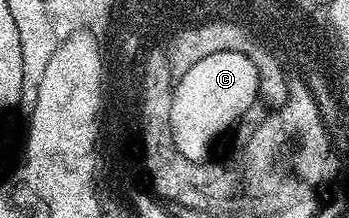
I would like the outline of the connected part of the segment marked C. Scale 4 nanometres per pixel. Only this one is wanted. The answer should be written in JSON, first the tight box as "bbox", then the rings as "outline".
{"bbox":[171,52,259,164],"outline":[[[214,52],[206,56],[176,83],[172,101],[171,131],[174,134],[174,150],[184,153],[186,159],[201,164],[210,151],[214,139],[218,139],[259,98],[259,77],[256,65],[243,53]]]}

